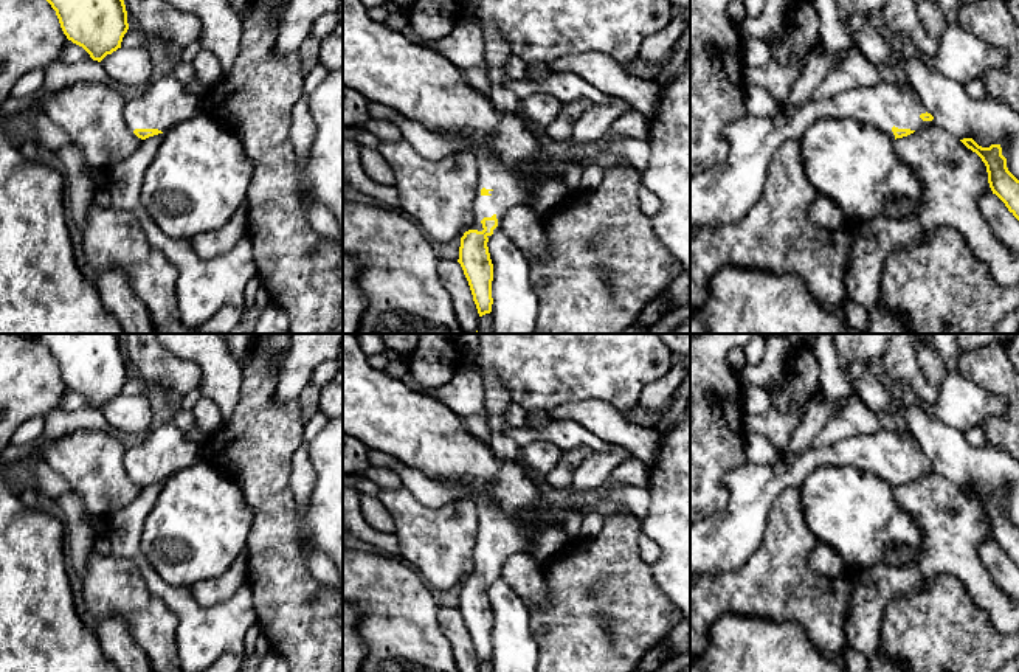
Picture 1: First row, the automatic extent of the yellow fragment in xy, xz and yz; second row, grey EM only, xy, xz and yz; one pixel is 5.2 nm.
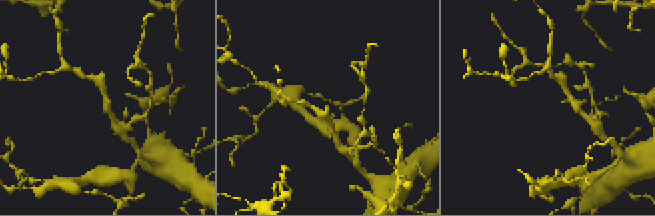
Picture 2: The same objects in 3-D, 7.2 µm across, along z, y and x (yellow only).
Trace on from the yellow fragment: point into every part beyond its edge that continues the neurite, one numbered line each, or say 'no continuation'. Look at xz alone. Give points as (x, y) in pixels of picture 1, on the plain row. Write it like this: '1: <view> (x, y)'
1: xz (512, 534)

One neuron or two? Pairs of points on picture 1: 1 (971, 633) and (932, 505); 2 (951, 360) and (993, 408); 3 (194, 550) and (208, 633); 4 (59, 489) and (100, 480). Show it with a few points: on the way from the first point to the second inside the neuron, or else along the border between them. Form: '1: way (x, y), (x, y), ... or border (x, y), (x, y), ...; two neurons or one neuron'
1: border (920, 588), (934, 576), (949, 575), (977, 606); two neurons
2: way (953, 374), (979, 404); one neuron
3: border (155, 570), (169, 584), (188, 588); two neurons
4: border (45, 460), (73, 489); two neurons

